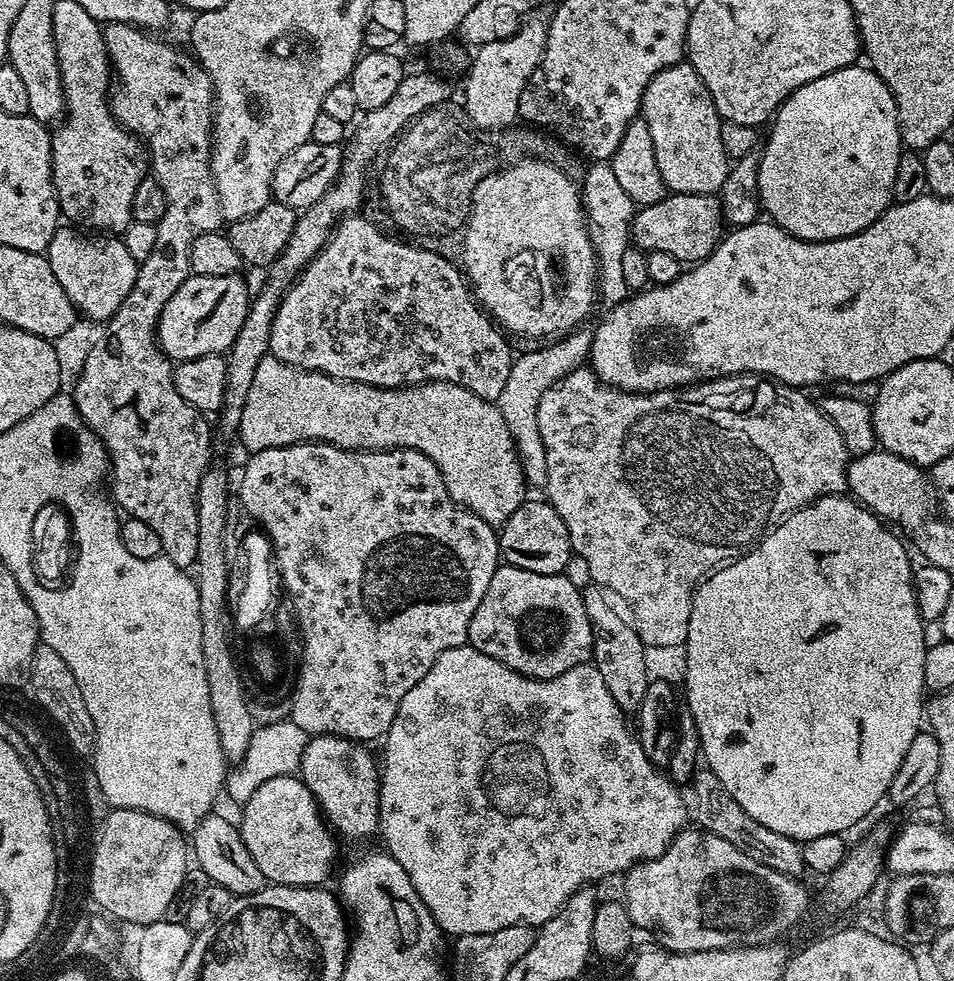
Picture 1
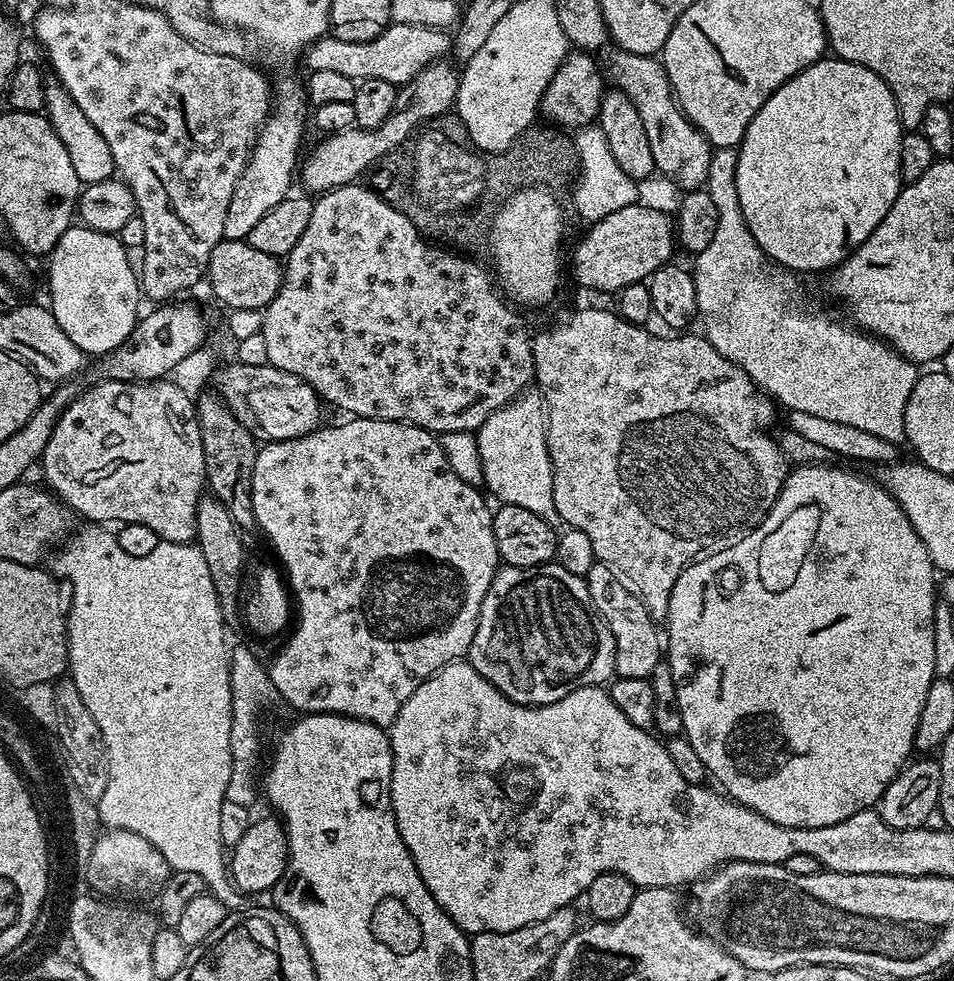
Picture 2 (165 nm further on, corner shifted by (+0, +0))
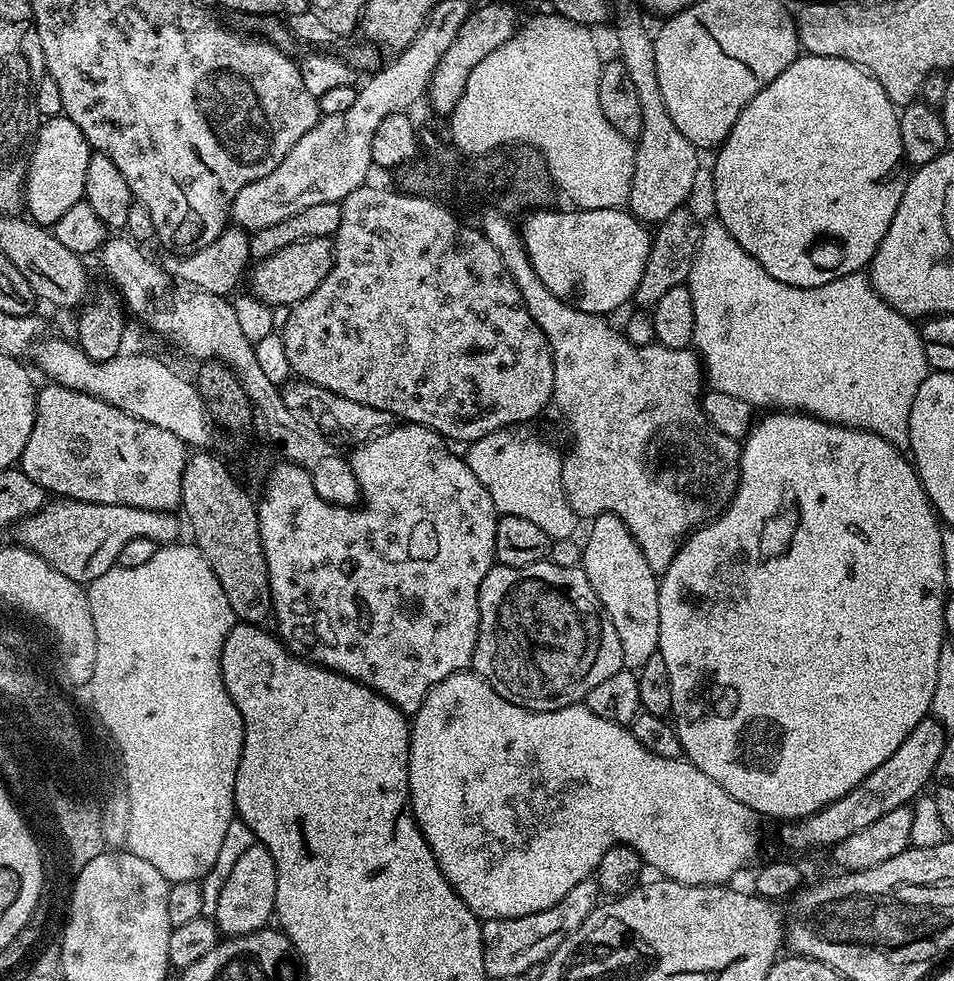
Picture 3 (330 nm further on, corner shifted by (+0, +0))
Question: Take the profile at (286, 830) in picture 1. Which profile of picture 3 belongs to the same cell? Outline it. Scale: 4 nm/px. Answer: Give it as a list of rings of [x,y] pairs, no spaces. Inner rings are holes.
[[[256,842],[239,856],[214,902],[214,908],[216,926],[228,938],[257,932],[273,919],[276,911],[276,863],[263,844]]]

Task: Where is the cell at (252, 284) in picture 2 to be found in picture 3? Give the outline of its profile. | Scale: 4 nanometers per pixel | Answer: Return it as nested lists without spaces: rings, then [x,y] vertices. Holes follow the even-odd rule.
[[[319,236],[302,242],[294,242],[294,246],[286,246],[270,258],[255,261],[246,276],[246,284],[248,280],[249,286],[252,287],[249,288],[251,295],[256,296],[263,304],[271,304],[273,309],[280,310],[283,304],[291,306],[297,304],[302,298],[314,294],[314,290],[322,286],[322,278],[326,278],[326,274],[332,269],[332,246],[333,241],[329,237]]]

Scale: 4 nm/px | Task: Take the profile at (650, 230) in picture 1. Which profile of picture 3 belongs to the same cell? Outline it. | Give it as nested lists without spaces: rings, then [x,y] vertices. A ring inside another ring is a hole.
[[[582,208],[579,210],[571,210],[572,212],[552,212],[553,210],[533,210],[529,211],[523,217],[524,228],[522,224],[522,239],[524,241],[524,249],[528,251],[528,260],[532,263],[534,274],[542,282],[542,286],[546,286],[546,290],[550,290],[550,294],[554,294],[562,302],[566,302],[570,306],[574,306],[583,312],[594,312],[597,314],[609,314],[615,308],[623,306],[627,300],[631,301],[635,297],[638,290],[638,282],[642,282],[642,270],[646,270],[646,258],[650,258],[650,246],[652,245],[652,232],[641,221],[637,220],[631,212],[624,208]]]

